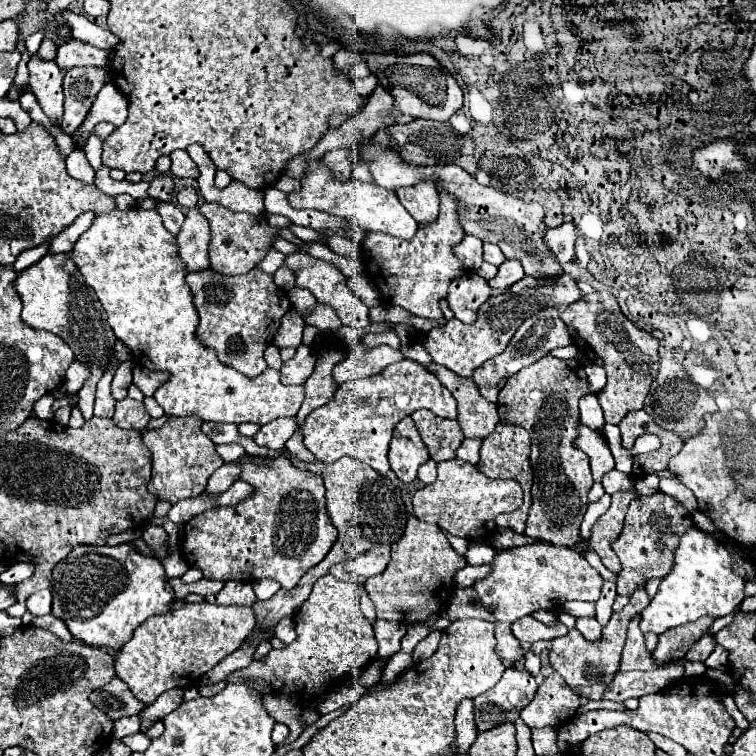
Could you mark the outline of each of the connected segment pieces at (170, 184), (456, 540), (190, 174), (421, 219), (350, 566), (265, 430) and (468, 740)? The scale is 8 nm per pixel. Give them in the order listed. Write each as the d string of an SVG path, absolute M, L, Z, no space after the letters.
M160 174L150 182L150 190L148 194L152 198L160 198L160 200L172 200L174 196L174 180L168 174Z
M442 529L444 534L446 534L446 537L448 540L450 540L450 544L452 544L452 548L460 554L460 556L464 556L466 554L466 550L468 550L468 546L470 546L470 540L464 540L464 538L452 536L451 534L448 534L446 530Z
M176 150L170 154L170 160L172 160L172 174L176 178L198 178L198 166L194 164L192 158L188 158L188 152L186 150Z
M420 182L416 186L406 186L406 188L398 188L396 190L398 200L402 202L402 206L412 214L412 218L418 224L426 224L432 222L438 216L438 190L432 182Z
M374 546L368 552L346 562L346 570L370 578L374 574L380 574L388 562L390 562L390 546Z
M276 418L264 426L260 426L260 430L256 432L254 442L258 446L266 446L272 450L282 450L286 440L296 432L298 424L296 418Z
M464 698L456 708L456 740L454 750L468 752L472 742L476 740L478 728L474 724L474 706L470 698Z

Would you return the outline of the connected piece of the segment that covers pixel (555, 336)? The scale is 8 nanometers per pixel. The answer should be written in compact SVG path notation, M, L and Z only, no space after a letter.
M546 308L546 310L542 310L542 312L534 314L534 316L530 316L530 318L516 330L516 334L512 336L512 340L508 342L508 346L506 346L506 350L504 350L502 354L490 358L490 360L484 362L480 368L476 368L472 380L476 382L476 386L480 388L480 394L482 394L486 400L496 402L496 396L498 396L500 388L504 386L504 382L506 382L512 374L516 374L516 372L518 372L520 368L524 368L524 366L528 366L528 364L540 360L542 356L550 354L552 350L556 350L556 348L560 348L560 346L568 346L570 342L572 342L572 338L570 338L570 334L568 334L568 330L564 328L564 322L560 320L560 312L558 312L556 308Z

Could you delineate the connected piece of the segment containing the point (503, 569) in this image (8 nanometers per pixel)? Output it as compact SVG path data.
M534 542L526 546L512 548L504 554L496 554L496 558L488 564L490 574L478 580L472 588L476 592L476 604L482 604L496 622L496 654L502 662L516 664L522 658L522 646L514 638L510 626L518 618L532 614L536 610L552 610L560 608L566 600L588 600L596 602L600 596L602 576L580 556L576 550L566 546L554 546L548 542Z

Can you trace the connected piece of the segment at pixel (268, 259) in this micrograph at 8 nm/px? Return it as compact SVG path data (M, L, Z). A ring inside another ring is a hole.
M270 248L270 250L266 252L266 256L258 262L258 268L260 268L262 272L274 274L274 272L280 268L280 262L284 262L284 254L278 252L276 248Z

